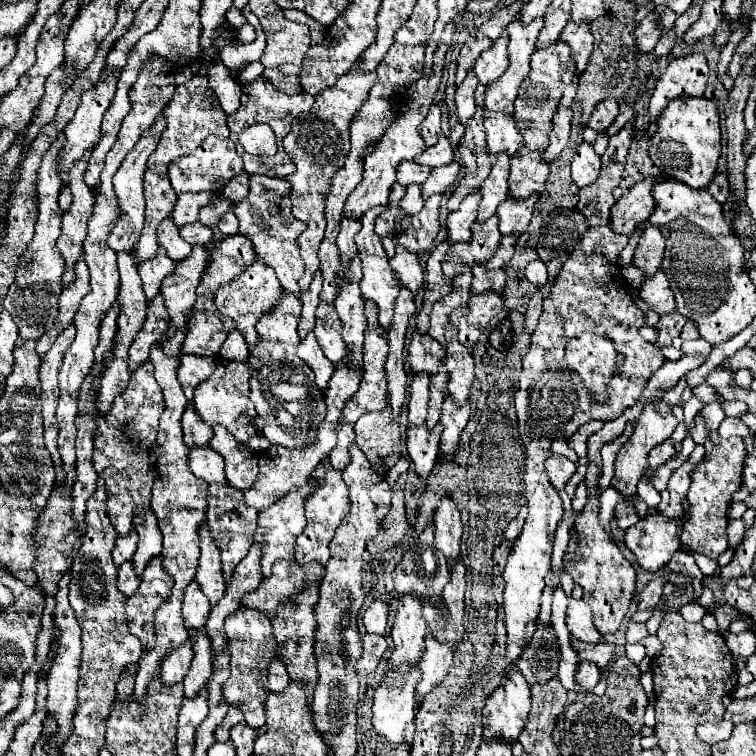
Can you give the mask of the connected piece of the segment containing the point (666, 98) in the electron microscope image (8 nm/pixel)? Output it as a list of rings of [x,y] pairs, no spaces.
[[[702,52],[686,54],[670,60],[664,74],[658,78],[652,100],[648,104],[650,122],[654,122],[660,112],[668,106],[668,102],[676,96],[702,96],[706,90],[706,82],[710,76],[710,68],[706,64],[706,56]]]

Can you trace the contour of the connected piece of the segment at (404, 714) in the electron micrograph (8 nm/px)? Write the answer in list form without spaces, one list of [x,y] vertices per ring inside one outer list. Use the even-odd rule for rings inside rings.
[[[402,668],[402,670],[394,670],[390,672],[380,688],[376,690],[374,694],[374,706],[372,706],[372,726],[374,726],[374,732],[382,738],[386,738],[386,744],[390,744],[392,748],[398,748],[404,738],[406,738],[406,728],[414,722],[414,716],[416,716],[416,700],[414,700],[414,690],[416,690],[416,684],[420,682],[420,670],[418,668]]]

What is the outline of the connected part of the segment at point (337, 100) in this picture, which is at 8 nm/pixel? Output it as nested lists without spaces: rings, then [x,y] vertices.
[[[358,58],[354,68],[350,68],[350,72],[346,72],[340,80],[336,80],[336,84],[324,88],[324,92],[318,92],[314,96],[314,106],[306,114],[296,116],[290,132],[284,138],[284,150],[290,156],[290,160],[296,164],[296,172],[286,176],[286,180],[292,184],[292,192],[290,192],[292,216],[306,224],[304,234],[298,236],[300,256],[304,258],[306,264],[306,272],[300,280],[300,290],[308,288],[310,280],[314,278],[314,272],[318,270],[318,246],[326,229],[325,203],[328,188],[332,176],[344,166],[344,160],[350,152],[348,124],[356,114],[356,110],[366,100],[368,90],[376,82],[376,74],[364,72],[360,64],[362,60]]]

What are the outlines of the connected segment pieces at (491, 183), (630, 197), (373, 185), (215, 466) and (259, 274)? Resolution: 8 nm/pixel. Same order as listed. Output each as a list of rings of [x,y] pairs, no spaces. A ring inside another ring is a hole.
[[[506,152],[498,154],[494,168],[490,172],[490,176],[484,180],[480,192],[482,192],[482,202],[478,206],[478,222],[486,222],[488,218],[492,218],[496,214],[498,204],[502,204],[508,196],[508,176],[510,176],[510,164],[508,164],[508,156]]]
[[[660,174],[660,176],[652,176],[634,184],[612,208],[612,230],[628,236],[638,224],[646,222],[654,208],[652,188],[654,184],[664,182],[664,180],[668,178]]]
[[[426,98],[420,100],[412,100],[406,102],[404,106],[404,116],[396,116],[396,120],[392,122],[392,126],[386,128],[386,134],[374,144],[374,150],[364,158],[364,178],[358,184],[358,188],[352,192],[352,196],[348,196],[346,206],[344,206],[344,214],[352,216],[352,218],[360,218],[366,210],[370,210],[372,206],[378,204],[388,204],[388,196],[392,192],[392,186],[396,182],[396,168],[404,162],[404,160],[412,160],[414,156],[418,156],[420,152],[424,152],[424,140],[418,134],[418,126],[420,120],[424,120],[430,102],[424,102]]]
[[[190,448],[190,470],[194,476],[206,480],[208,484],[212,482],[226,482],[224,480],[224,458],[212,448]]]
[[[256,260],[246,272],[242,272],[228,284],[220,286],[218,292],[214,292],[214,304],[218,312],[234,320],[236,330],[244,336],[248,348],[254,348],[256,340],[260,340],[260,336],[256,336],[256,320],[260,320],[264,312],[270,312],[272,304],[276,304],[278,298],[280,298],[280,282],[272,272],[272,268],[268,268],[262,260]]]

